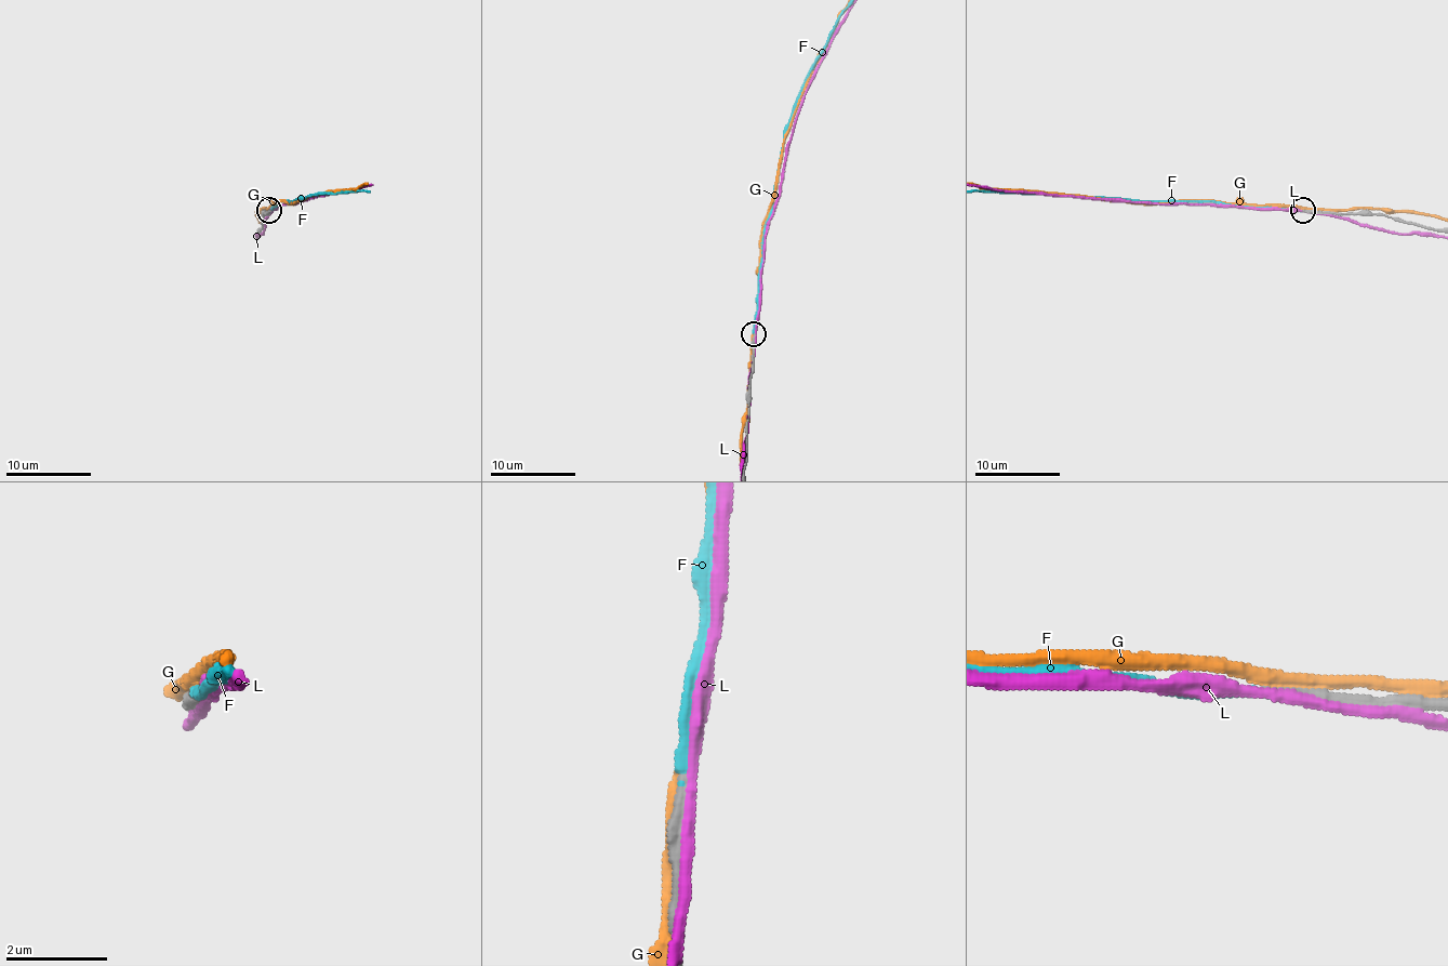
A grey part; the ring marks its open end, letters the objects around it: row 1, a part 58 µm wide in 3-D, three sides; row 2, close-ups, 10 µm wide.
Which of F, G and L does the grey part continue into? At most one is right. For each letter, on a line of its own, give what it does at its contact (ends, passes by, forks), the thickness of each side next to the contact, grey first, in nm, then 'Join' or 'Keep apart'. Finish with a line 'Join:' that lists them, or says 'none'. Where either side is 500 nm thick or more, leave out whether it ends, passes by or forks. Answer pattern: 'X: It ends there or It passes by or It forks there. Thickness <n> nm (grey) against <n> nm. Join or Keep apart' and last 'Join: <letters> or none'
F: It ends there. Thickness 260 nm (grey) against 200 nm. Join
G: It passes by. Thickness 280 nm (grey) against 260 nm. Keep apart
L: It passes by. Thickness 260 nm (grey) against 200 nm. Keep apart
Join: F

